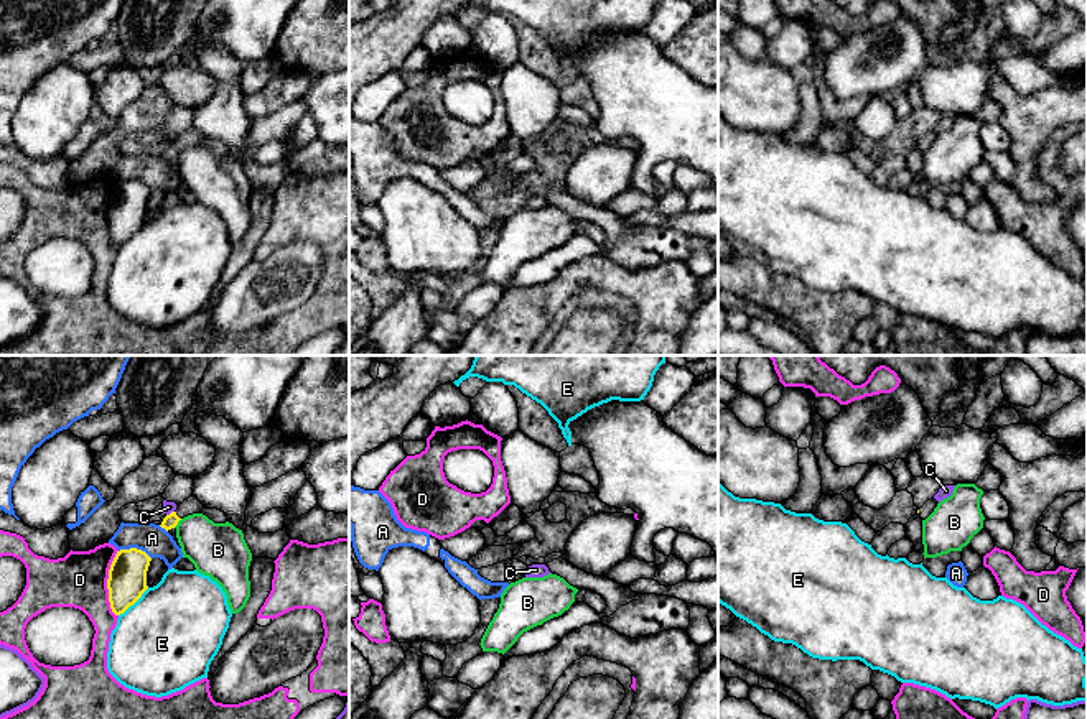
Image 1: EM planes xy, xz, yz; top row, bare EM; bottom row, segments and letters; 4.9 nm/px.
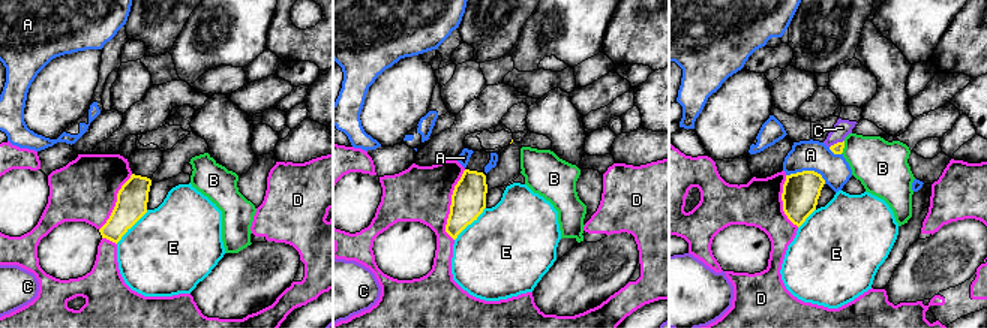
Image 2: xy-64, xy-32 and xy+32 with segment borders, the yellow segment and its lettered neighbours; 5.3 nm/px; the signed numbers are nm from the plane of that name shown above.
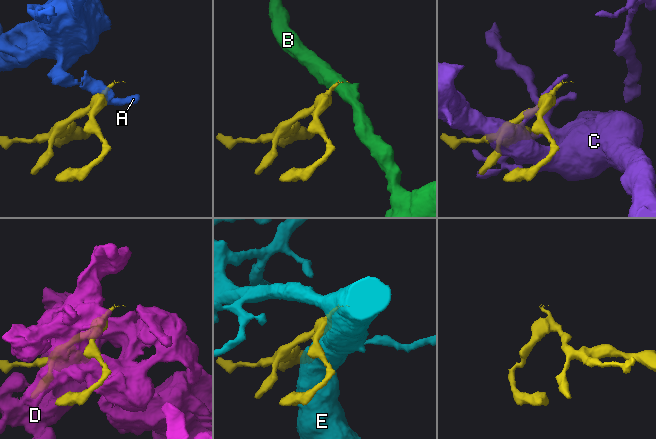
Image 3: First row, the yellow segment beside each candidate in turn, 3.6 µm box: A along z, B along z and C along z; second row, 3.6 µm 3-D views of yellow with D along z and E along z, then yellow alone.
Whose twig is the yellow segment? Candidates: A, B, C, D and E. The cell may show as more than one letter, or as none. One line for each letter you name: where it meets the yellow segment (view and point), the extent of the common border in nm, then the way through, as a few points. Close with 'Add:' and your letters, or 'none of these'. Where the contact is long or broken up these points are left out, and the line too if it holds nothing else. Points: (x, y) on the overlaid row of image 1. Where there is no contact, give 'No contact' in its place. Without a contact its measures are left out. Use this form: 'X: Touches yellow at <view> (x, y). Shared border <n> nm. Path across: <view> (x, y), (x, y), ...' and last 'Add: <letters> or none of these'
Add: none of these

